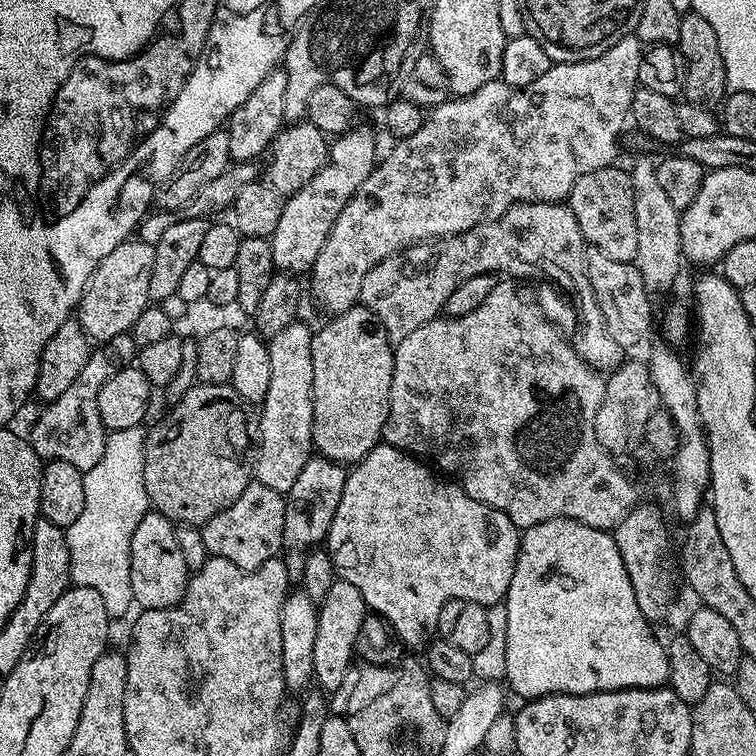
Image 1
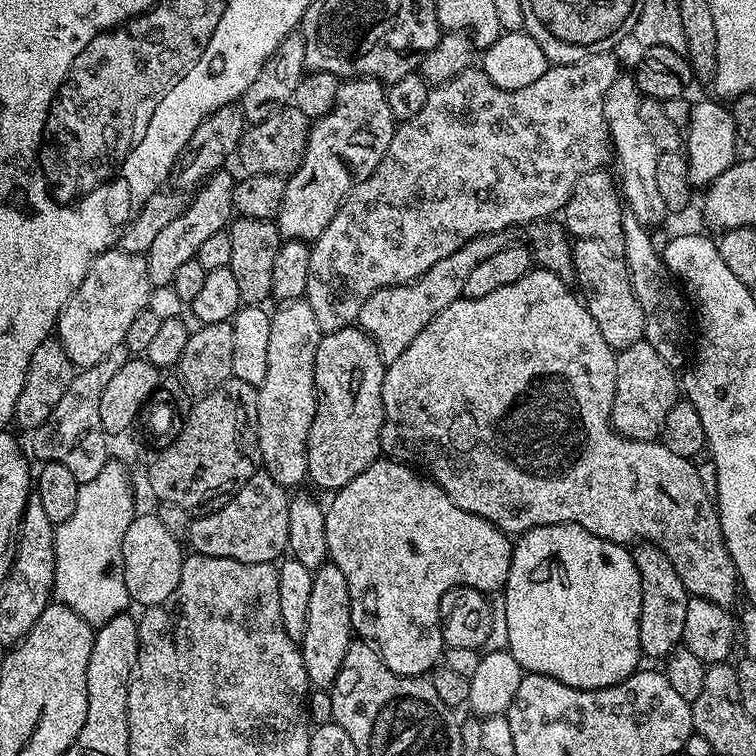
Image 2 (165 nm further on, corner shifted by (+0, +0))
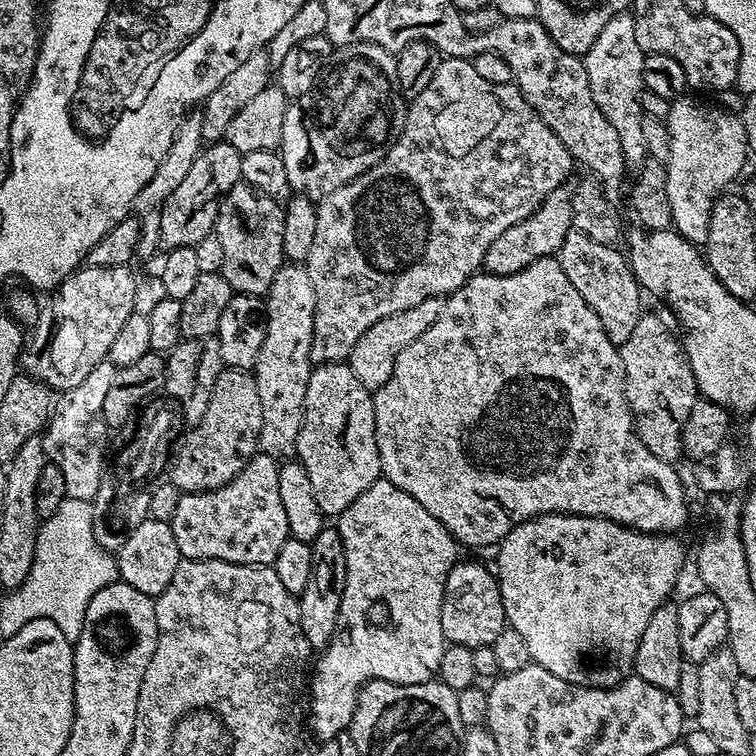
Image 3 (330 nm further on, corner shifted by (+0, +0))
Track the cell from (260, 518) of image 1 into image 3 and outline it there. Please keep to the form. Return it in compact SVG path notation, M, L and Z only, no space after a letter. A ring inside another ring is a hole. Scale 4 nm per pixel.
M257 454L233 480L226 482L226 486L209 492L183 493L170 521L174 530L174 542L178 542L181 557L185 560L221 560L235 564L275 565L278 550L282 550L282 542L290 539L286 509L282 507L282 498L278 495L279 473L280 464L277 457Z

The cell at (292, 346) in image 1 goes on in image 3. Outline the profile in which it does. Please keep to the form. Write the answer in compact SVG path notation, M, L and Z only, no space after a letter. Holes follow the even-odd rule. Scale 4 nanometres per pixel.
M285 263L278 274L274 274L274 282L266 297L264 341L254 369L258 398L262 401L258 448L263 455L288 458L295 453L304 421L306 386L314 367L310 358L313 330L314 282L310 282L310 274L303 263Z

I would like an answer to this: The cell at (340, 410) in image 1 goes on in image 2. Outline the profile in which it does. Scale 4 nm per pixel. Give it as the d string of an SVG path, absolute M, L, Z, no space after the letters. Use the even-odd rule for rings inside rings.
M359 327L325 332L318 342L318 354L314 358L314 382L316 383L316 413L308 435L308 475L320 488L335 490L346 486L362 470L366 470L381 455L380 431L384 425L382 406L382 382L385 363L378 354L376 344Z

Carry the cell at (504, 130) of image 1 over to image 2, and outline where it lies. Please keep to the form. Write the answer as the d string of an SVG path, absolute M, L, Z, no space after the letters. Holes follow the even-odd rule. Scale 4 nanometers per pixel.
M603 52L582 58L573 64L552 64L531 86L523 90L502 90L488 81L488 75L475 67L466 69L447 80L445 84L437 84L429 91L426 106L414 118L397 123L394 138L390 138L390 146L378 162L374 174L370 178L359 181L353 187L352 193L344 200L344 205L334 214L330 226L326 226L324 233L311 245L310 278L306 282L306 299L310 310L314 310L314 319L318 321L321 333L342 330L356 324L358 310L362 310L362 302L370 298L378 288L393 288L396 284L410 284L417 280L434 262L442 262L454 250L458 250L466 242L479 236L504 234L507 228L515 224L531 226L537 220L547 220L555 217L563 209L574 190L574 182L582 178L582 174L594 172L605 167L604 163L610 160L610 137L606 118L604 117L604 96L614 86L617 76L621 75L622 68L616 65L615 55L612 52Z

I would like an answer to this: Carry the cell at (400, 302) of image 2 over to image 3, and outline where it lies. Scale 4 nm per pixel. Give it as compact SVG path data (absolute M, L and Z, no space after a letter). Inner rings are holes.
M434 296L426 298L426 302L418 302L418 306L410 306L410 310L398 310L398 314L378 318L378 322L374 322L374 326L370 326L370 330L366 330L366 334L362 334L358 342L354 342L354 350L350 350L346 361L350 370L358 374L358 382L362 382L362 386L366 386L373 394L386 386L398 354L402 354L402 350L406 350L406 346L410 346L410 342L414 342L418 334L423 334L430 330L430 326L434 326L434 318L442 314L443 305L444 300Z

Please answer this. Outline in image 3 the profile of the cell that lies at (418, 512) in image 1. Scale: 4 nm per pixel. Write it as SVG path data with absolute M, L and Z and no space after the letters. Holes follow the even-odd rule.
M383 478L373 482L366 490L362 490L362 494L358 494L358 498L354 498L354 502L350 502L350 506L346 506L346 510L338 517L334 526L340 532L342 550L346 550L346 586L342 594L342 606L338 614L336 633L333 634L328 647L319 653L320 661L318 661L318 656L314 667L311 669L310 699L306 704L308 711L306 720L310 725L311 735L313 737L316 735L317 741L320 742L334 738L339 732L347 729L348 724L352 721L354 706L360 689L369 680L385 680L395 684L424 684L439 673L442 654L446 647L446 641L442 634L444 583L450 574L450 570L458 563L458 556L456 556L458 542L452 537L450 530L446 530L446 526L442 526L442 522L438 522L438 518L434 518L434 514L430 514L430 510L426 510L426 506L422 506L422 502L414 502L414 498L410 498L410 494L406 494L406 490L398 490L398 486L394 486L390 481Z

